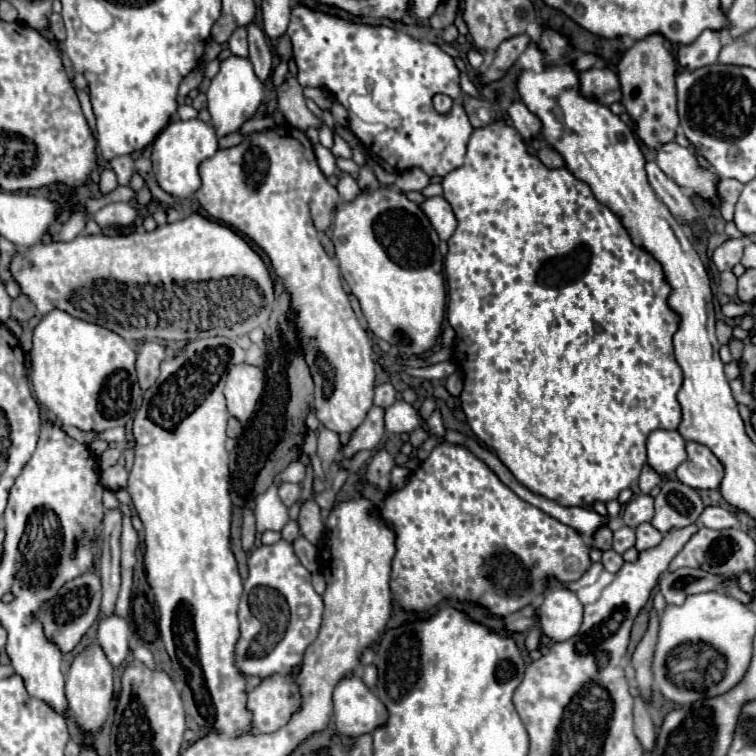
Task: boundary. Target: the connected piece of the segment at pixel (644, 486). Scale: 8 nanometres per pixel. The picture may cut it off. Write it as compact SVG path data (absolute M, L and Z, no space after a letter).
M644 465L642 467L642 473L640 473L640 479L638 479L638 487L642 493L650 493L652 487L656 487L660 483L660 475L656 471L652 471L650 465Z

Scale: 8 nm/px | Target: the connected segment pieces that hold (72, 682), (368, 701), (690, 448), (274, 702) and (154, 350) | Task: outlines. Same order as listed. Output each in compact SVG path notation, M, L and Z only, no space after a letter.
M92 643L88 647L84 647L72 661L70 671L66 675L66 701L68 707L76 719L78 729L84 735L96 735L104 721L108 719L108 711L110 711L110 703L114 697L114 669L108 663L106 655L102 653L98 643Z
M354 675L342 679L334 689L334 725L340 735L356 737L384 727L388 711L384 703Z
M686 443L688 459L678 465L676 477L692 487L692 489L718 489L722 477L724 477L724 465L718 461L718 457L700 443Z
M272 675L248 693L246 701L252 713L252 727L260 733L272 733L284 727L292 713L300 709L300 693L292 675Z
M146 341L140 347L138 357L136 357L136 375L138 375L138 383L140 383L142 391L152 387L152 383L158 379L160 363L164 357L166 357L166 351L160 343Z

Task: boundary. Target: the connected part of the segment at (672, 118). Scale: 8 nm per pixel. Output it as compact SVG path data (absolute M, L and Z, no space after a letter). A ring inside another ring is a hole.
M650 35L628 49L618 63L618 77L622 85L622 105L626 107L634 131L640 141L656 149L660 143L670 143L676 137L678 113L676 113L676 61L672 53L664 47L662 35Z

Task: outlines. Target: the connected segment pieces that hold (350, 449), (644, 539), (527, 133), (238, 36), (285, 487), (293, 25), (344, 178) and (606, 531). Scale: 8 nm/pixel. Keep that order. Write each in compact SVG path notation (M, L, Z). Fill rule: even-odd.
M372 407L366 421L350 437L348 445L340 447L340 459L338 461L352 459L362 449L376 449L384 437L384 431L386 431L384 429L384 409Z
M642 523L636 529L636 549L638 551L648 551L652 547L656 547L662 541L662 533L656 531L656 527L652 527L652 523Z
M512 103L512 107L508 109L508 115L514 121L516 131L524 137L524 141L532 141L534 137L540 135L542 123L524 103Z
M238 27L230 41L228 41L228 47L230 47L230 53L234 55L240 55L240 57L248 57L248 41L246 41L246 27Z
M282 483L278 487L278 495L286 507L292 507L300 499L300 491L302 491L302 487L296 483Z
M296 3L292 7L292 19L288 25L290 41L292 41L292 53L294 61L298 65L298 83L302 87L320 87L332 93L332 97L348 107L348 95L350 93L360 93L370 97L349 97L348 126L352 133L362 141L364 149L372 155L380 155L390 167L396 171L420 167L428 175L434 177L444 177L460 163L464 163L466 155L466 143L474 131L474 127L468 121L468 115L460 103L460 71L454 63L454 57L444 53L438 45L432 43L422 43L412 39L408 33L386 27L386 25L366 25L366 23L356 23L350 19L342 19L338 15L322 13L316 9L306 7L304 3ZM436 93L446 93L454 99L452 111L448 115L440 115L434 105L432 97Z
M338 173L338 175L340 175L340 183L336 189L338 189L342 201L354 201L362 193L362 189L358 187L358 183L348 173Z
M600 527L600 531L596 531L596 535L590 541L592 547L598 547L600 551L608 551L612 547L612 529L610 527Z

